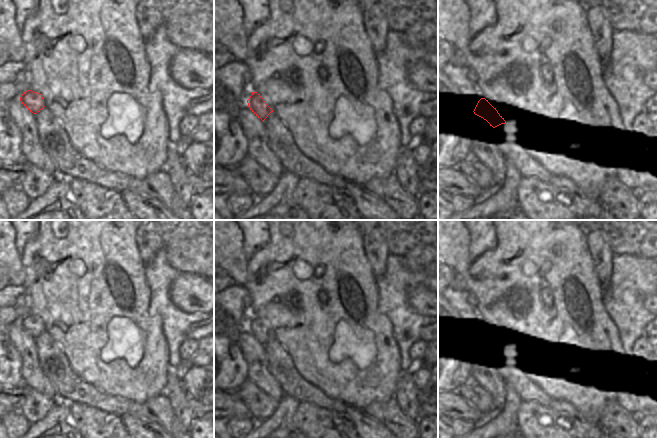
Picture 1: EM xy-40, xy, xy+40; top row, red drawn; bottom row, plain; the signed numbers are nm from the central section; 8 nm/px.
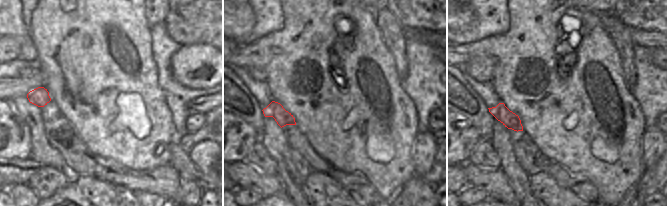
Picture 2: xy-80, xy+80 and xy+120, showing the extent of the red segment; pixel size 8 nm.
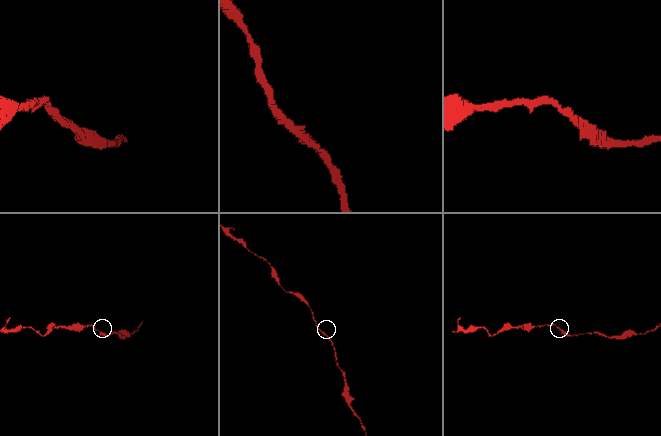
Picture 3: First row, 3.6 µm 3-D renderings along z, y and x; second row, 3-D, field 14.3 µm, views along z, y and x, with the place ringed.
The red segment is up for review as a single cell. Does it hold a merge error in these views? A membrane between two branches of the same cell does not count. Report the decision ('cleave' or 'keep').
keep

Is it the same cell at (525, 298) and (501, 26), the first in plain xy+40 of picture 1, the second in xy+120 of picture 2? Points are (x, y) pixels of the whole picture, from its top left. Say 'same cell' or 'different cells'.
different cells

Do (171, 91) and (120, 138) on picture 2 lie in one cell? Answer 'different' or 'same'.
different

